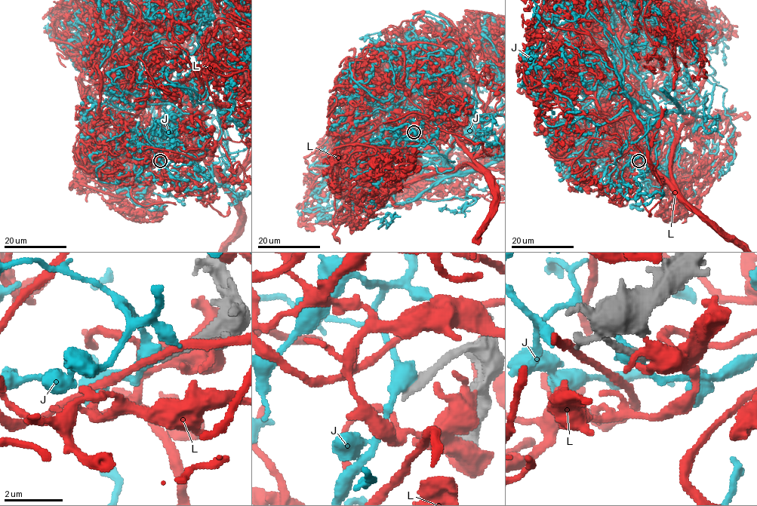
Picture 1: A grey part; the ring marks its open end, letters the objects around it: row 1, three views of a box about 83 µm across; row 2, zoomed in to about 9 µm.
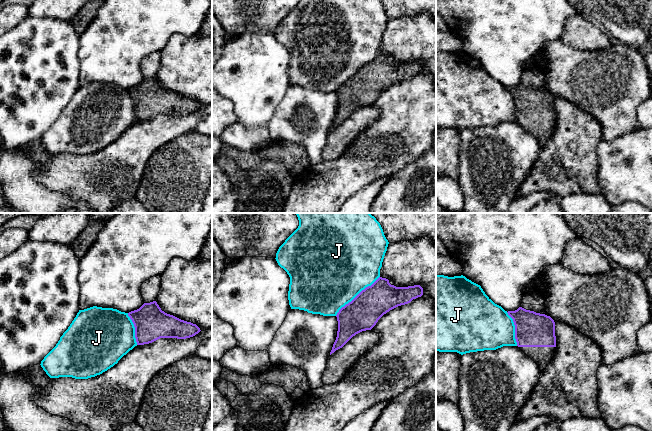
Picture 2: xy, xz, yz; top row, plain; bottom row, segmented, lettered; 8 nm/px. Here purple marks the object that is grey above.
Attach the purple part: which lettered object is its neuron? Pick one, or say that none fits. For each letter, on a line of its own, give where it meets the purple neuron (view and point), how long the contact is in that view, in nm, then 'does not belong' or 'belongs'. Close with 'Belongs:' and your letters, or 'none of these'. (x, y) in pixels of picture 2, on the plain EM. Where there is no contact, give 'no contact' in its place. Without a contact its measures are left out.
J: meets purple in xz at (357, 71); contact 480 nm long; does not belong
L: no contact; does not belong
Belongs: none of these

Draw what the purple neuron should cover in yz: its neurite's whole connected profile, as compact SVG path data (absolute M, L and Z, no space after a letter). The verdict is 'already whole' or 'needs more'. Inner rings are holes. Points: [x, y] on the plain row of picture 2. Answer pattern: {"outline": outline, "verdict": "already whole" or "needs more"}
{"outline": "M522 83L507 89L515 101L517 122L544 147L556 127L554 96Z", "verdict": "needs more"}

